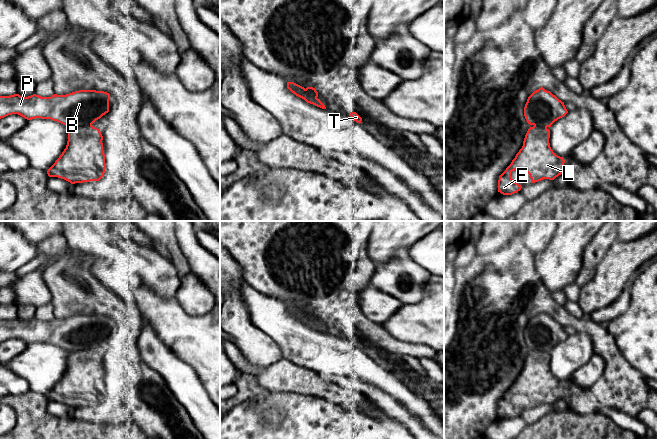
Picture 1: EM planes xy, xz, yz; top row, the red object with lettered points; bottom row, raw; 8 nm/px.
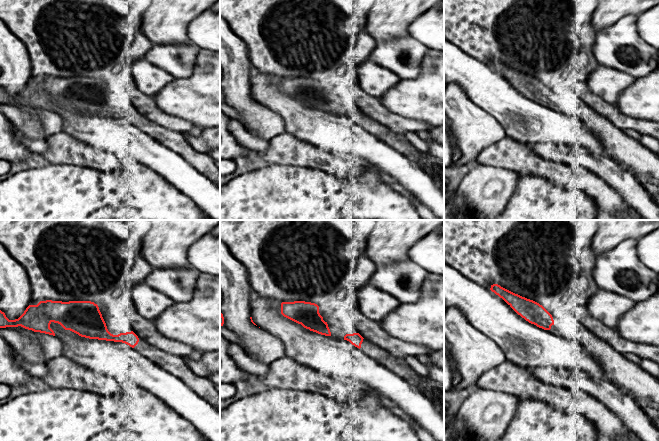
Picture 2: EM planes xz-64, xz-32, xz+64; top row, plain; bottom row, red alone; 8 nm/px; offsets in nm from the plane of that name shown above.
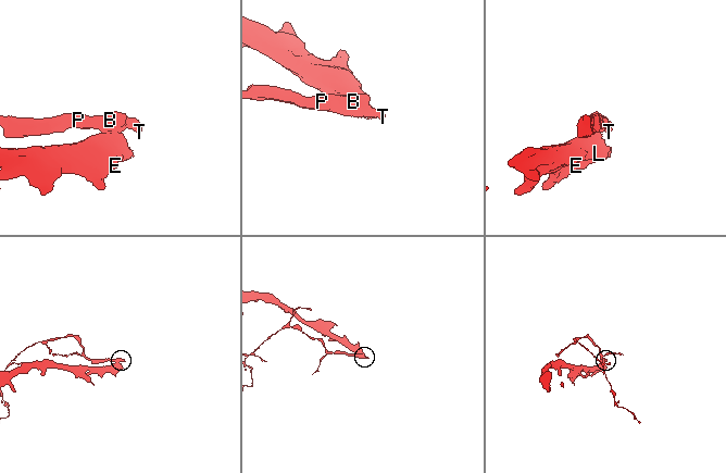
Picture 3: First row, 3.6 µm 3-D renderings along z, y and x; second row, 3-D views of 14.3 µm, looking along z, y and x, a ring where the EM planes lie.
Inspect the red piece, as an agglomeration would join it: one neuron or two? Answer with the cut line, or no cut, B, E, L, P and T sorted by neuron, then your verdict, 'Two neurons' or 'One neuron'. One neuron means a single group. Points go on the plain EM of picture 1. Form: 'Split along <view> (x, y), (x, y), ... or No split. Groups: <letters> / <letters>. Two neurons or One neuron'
Split along xy (91, 348), (83, 348), (74, 352). Groups: B P T / E L. Two neurons

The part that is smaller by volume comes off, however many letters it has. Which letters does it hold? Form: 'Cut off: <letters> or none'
Cut off: B, P, T

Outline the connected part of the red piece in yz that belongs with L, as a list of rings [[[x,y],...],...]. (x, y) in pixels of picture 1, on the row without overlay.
[[[535,349],[528,353],[522,372],[499,400],[498,416],[512,419],[521,414],[522,410],[514,406],[511,400],[515,394],[526,395],[531,407],[543,403],[554,404],[562,398],[565,384],[553,376],[549,362],[550,354],[546,351]]]

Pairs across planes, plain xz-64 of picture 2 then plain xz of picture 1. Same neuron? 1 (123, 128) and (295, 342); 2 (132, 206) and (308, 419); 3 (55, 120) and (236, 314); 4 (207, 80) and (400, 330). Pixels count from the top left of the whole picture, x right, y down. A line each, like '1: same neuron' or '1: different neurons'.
1: same neuron
2: same neuron
3: same neuron
4: same neuron

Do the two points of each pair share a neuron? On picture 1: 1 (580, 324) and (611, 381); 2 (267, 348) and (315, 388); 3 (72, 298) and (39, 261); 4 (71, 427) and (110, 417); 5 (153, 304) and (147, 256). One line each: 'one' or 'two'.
1: one
2: two
3: two
4: two
5: two

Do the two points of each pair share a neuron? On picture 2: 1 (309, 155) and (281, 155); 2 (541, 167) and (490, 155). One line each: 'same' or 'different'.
1: same
2: same

